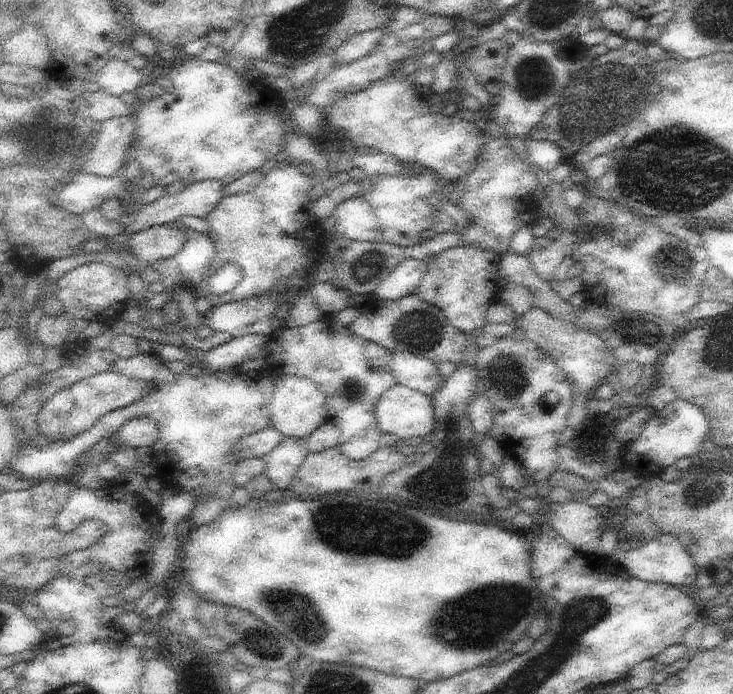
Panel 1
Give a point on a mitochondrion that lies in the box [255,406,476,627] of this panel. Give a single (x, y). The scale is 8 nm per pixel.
(340, 528)

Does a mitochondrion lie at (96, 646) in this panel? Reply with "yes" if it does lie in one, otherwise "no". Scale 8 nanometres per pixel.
no

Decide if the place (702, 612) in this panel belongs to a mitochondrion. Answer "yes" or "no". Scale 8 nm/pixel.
no

